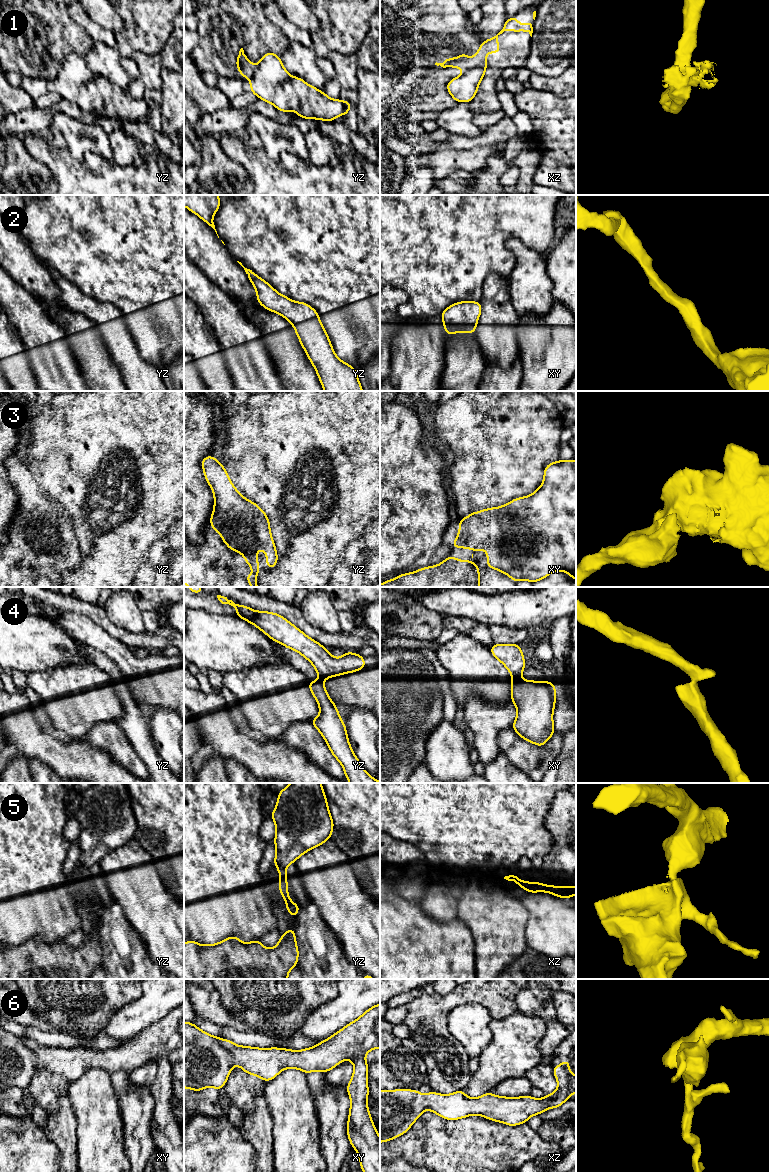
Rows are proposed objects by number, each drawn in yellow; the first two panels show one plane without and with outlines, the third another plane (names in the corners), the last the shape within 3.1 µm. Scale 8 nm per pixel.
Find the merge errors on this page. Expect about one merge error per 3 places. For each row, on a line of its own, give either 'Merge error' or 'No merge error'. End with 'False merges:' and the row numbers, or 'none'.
1: Merge error
2: No merge error
3: No merge error
4: Merge error
5: Merge error
6: No merge error
False merges: 1, 4, 5

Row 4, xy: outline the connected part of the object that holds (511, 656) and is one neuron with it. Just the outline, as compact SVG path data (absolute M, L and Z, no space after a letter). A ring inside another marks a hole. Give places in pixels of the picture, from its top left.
M493 644L490 652L508 669L512 680L520 679L525 659L519 644Z

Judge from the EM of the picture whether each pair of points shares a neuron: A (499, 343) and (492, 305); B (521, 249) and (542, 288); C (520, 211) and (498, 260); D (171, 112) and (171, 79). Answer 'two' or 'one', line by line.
A: one
B: one
C: one
D: one

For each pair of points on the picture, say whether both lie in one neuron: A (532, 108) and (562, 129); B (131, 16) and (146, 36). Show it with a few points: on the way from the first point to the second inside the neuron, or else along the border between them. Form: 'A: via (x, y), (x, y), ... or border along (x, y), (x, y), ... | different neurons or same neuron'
A: via (539, 108), (555, 122) | same neuron
B: via (136, 21), (146, 31) | same neuron

